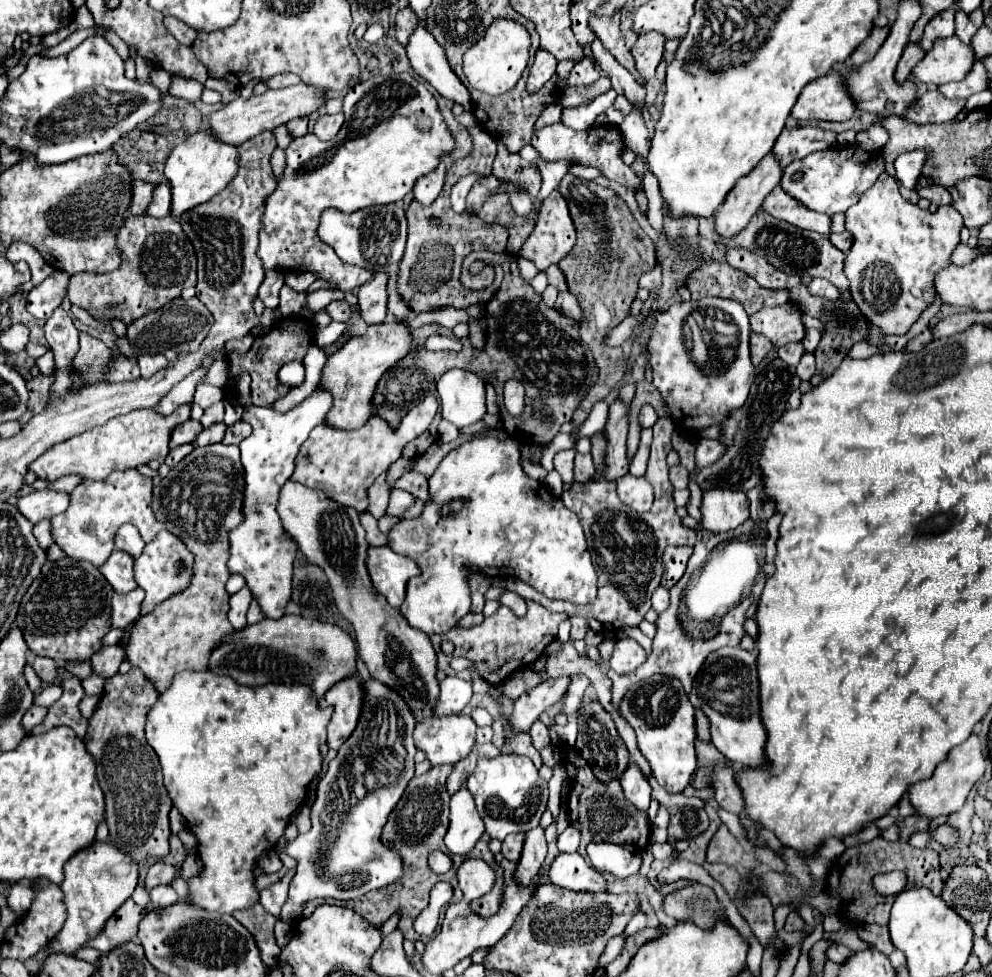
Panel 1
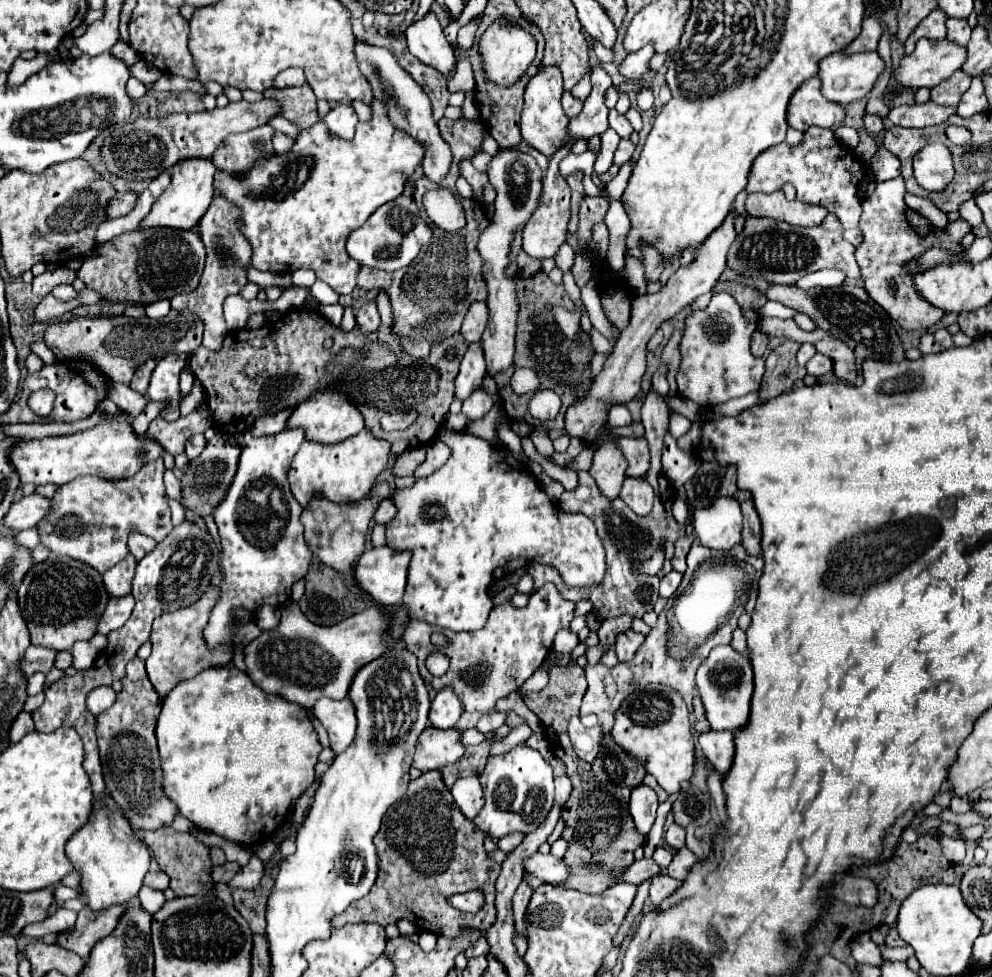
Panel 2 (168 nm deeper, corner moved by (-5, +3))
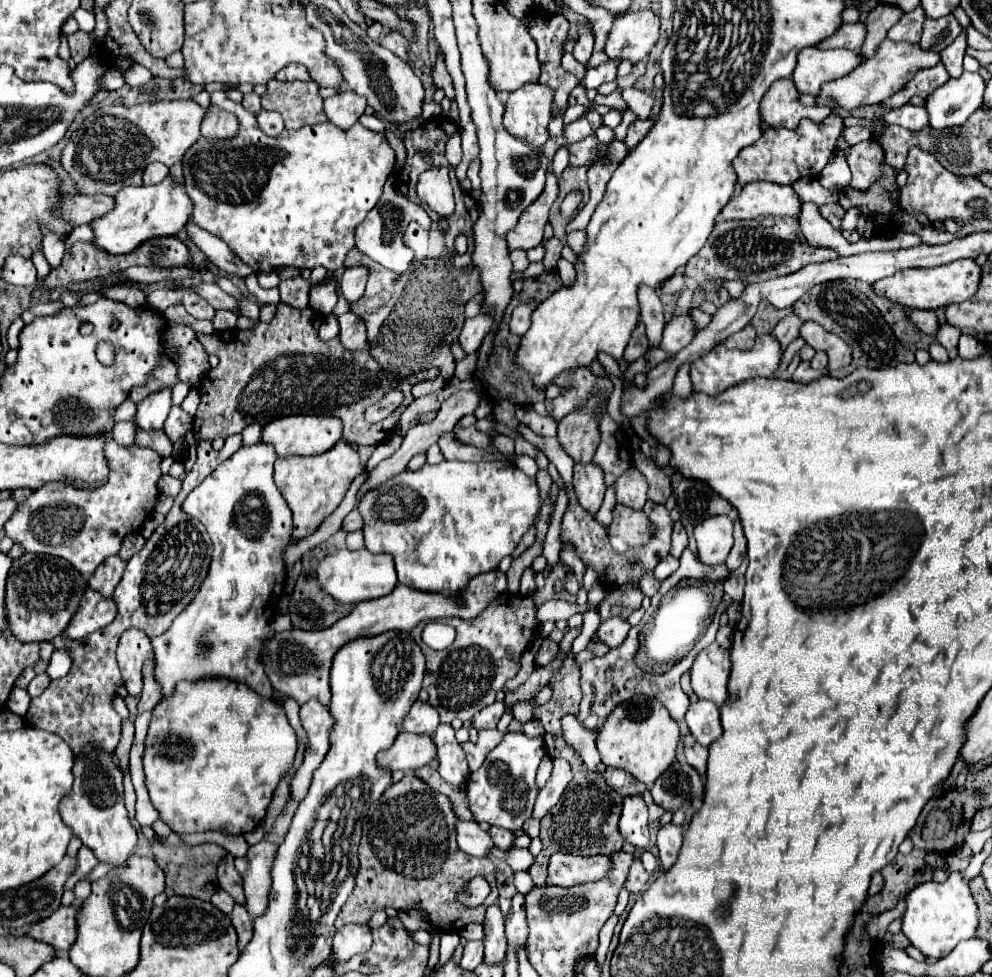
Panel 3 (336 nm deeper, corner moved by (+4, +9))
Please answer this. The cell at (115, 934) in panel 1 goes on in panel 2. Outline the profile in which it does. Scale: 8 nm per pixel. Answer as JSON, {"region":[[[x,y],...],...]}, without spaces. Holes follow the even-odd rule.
{"region":[[[118,905],[118,907],[110,907],[110,911],[94,915],[94,911],[86,911],[86,907],[84,907],[78,913],[74,933],[70,933],[70,935],[60,933],[58,945],[78,953],[82,959],[88,959],[92,947],[116,929],[124,911],[126,911],[126,907]]]}

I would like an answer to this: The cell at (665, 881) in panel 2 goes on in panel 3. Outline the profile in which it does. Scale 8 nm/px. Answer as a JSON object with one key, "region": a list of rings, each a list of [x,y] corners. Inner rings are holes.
{"region":[[[635,859],[633,865],[631,865],[631,871],[629,871],[629,877],[627,877],[627,881],[625,881],[623,887],[625,887],[629,893],[641,893],[641,891],[647,889],[649,879],[651,879],[651,873],[647,873],[647,871],[643,869],[641,861]]]}

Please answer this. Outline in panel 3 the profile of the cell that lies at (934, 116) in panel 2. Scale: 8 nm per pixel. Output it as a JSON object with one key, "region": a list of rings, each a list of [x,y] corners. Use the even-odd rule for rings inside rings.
{"region":[[[907,103],[901,109],[885,111],[883,121],[887,125],[899,125],[899,127],[905,127],[909,131],[919,131],[919,129],[927,127],[927,109]]]}

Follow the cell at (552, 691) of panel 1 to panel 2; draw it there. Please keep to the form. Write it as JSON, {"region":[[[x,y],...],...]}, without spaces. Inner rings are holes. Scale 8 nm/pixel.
{"region":[[[522,723],[518,727],[514,727],[502,741],[494,742],[494,745],[490,747],[490,755],[502,755],[502,753],[508,753],[512,751],[514,747],[522,745],[528,737],[532,735],[532,729],[528,723]]]}

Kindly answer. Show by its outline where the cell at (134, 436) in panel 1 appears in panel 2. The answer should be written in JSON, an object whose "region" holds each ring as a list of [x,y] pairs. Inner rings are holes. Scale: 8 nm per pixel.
{"region":[[[122,411],[122,415],[124,419],[104,417],[96,427],[78,431],[74,435],[44,437],[44,439],[18,443],[10,453],[10,459],[20,475],[22,485],[24,483],[64,485],[80,475],[96,475],[104,479],[126,479],[130,475],[136,475],[148,461],[162,457],[164,447],[146,433],[144,435],[134,433],[130,413]]]}

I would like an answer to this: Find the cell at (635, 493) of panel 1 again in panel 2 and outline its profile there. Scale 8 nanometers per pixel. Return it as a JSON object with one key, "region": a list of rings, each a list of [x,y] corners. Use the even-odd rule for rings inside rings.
{"region":[[[626,477],[620,499],[638,515],[648,515],[652,511],[654,503],[654,489],[644,481],[636,477]]]}

